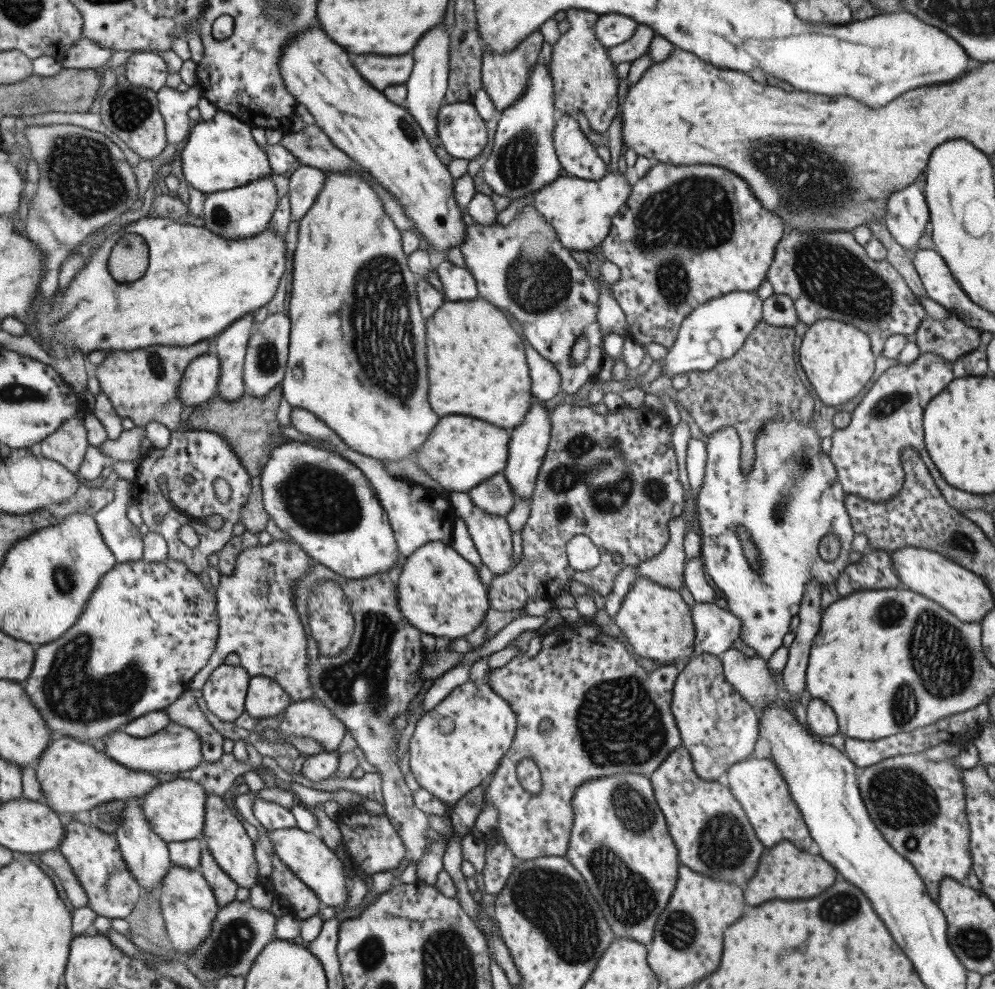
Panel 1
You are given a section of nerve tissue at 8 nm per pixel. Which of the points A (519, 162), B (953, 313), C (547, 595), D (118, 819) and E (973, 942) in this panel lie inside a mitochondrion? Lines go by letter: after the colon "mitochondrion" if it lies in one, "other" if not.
A: mitochondrion
B: other
C: other
D: other
E: mitochondrion

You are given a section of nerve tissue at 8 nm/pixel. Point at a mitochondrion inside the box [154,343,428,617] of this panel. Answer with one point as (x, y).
(320, 500)

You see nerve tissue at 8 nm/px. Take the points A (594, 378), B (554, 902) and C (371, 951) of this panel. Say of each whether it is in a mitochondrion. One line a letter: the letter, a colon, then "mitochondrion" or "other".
A: other
B: mitochondrion
C: mitochondrion

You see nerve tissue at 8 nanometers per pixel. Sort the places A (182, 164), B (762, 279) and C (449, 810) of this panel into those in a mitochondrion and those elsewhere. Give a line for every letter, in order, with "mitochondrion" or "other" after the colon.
A: other
B: other
C: other

